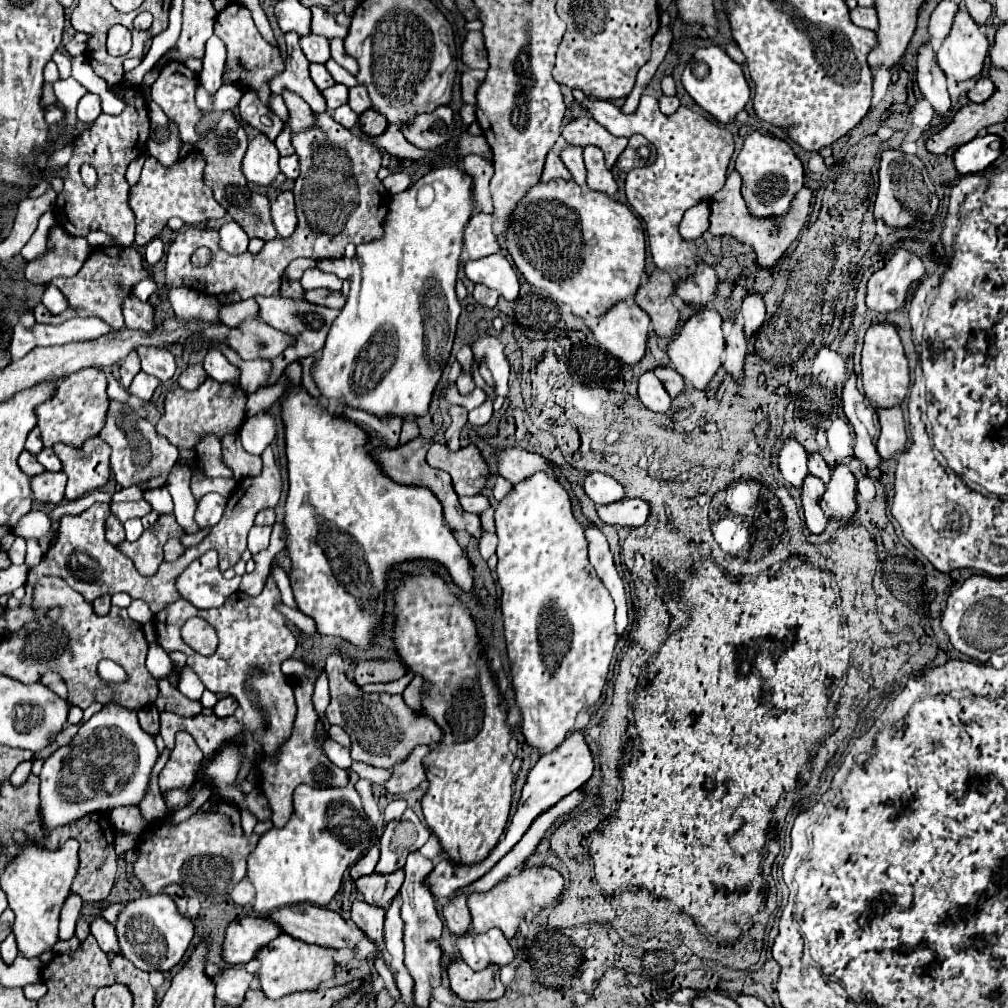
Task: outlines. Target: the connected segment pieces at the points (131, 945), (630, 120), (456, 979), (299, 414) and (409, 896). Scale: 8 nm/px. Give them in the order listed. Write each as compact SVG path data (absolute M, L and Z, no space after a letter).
M155 893L133 901L123 901L123 909L117 915L115 931L117 931L121 953L137 969L143 969L143 971L173 969L183 959L193 939L193 923L177 911L173 899L167 893Z
M573 89L573 99L613 135L639 133L655 145L657 149L655 163L645 167L635 167L633 171L627 173L627 181L625 181L627 201L637 213L637 217L645 223L655 265L671 273L675 279L679 277L685 279L693 275L699 257L693 251L695 249L693 243L687 243L677 233L677 225L689 207L705 199L711 199L725 185L727 167L733 155L733 135L725 127L705 119L703 115L683 105L675 113L663 115L659 111L657 99L649 95L641 97L639 109L633 115L621 113L621 109L617 109L609 101L593 101L585 97L585 93L579 89Z
M457 959L449 963L447 977L451 991L463 1001L491 1001L503 997L505 993L497 965L487 965L483 971L473 971L463 959Z
M287 385L279 397L281 419L285 427L285 455L289 493L285 501L283 535L289 551L291 571L289 583L297 609L315 621L319 635L343 637L349 643L369 649L371 635L383 619L385 575L391 565L409 559L433 559L443 563L453 581L471 591L471 563L463 555L455 535L443 523L443 509L437 497L419 485L399 485L391 481L367 451L369 435L345 417L335 417L319 407L319 401L307 393L303 385Z
M411 853L407 857L407 863L403 867L405 871L405 883L399 891L401 897L401 919L403 919L403 943L405 943L405 967L409 969L413 981L415 981L415 995L417 995L417 1003L425 1005L425 1001L429 1001L431 993L431 985L429 979L441 979L441 971L443 971L443 961L441 961L441 949L439 949L439 937L441 937L441 919L437 915L435 903L433 903L433 895L427 887L427 875L433 871L433 863L423 857L421 853Z

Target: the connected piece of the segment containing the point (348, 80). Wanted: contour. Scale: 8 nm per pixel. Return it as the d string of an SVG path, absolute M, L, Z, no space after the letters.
M329 59L325 67L327 67L327 71L331 73L331 77L333 77L337 83L343 83L343 85L347 85L347 87L355 87L355 85L357 85L357 79L355 79L347 69L343 69L341 65L337 65L333 59Z

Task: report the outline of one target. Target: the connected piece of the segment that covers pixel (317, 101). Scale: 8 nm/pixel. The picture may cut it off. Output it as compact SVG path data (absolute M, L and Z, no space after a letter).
M285 33L287 43L287 65L289 69L285 73L279 73L269 79L269 89L273 93L281 93L281 89L293 89L299 97L303 97L313 113L325 113L327 103L321 91L313 85L309 77L309 61L305 61L305 55L299 49L299 37L297 33Z

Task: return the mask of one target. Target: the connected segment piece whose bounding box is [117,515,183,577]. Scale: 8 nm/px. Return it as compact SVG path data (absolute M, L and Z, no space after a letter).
M161 515L159 521L143 531L143 535L129 543L129 541L121 541L117 545L117 549L127 555L135 569L145 575L145 577L151 577L157 573L161 561L163 561L163 545L171 539L171 537L181 537L183 535L183 529L177 525L175 517L173 515Z

